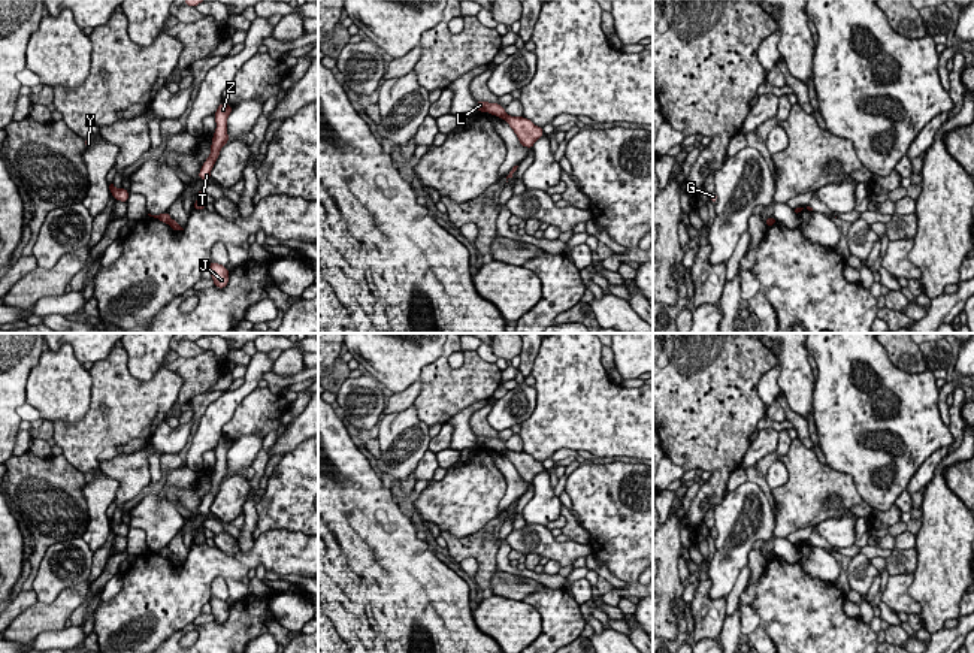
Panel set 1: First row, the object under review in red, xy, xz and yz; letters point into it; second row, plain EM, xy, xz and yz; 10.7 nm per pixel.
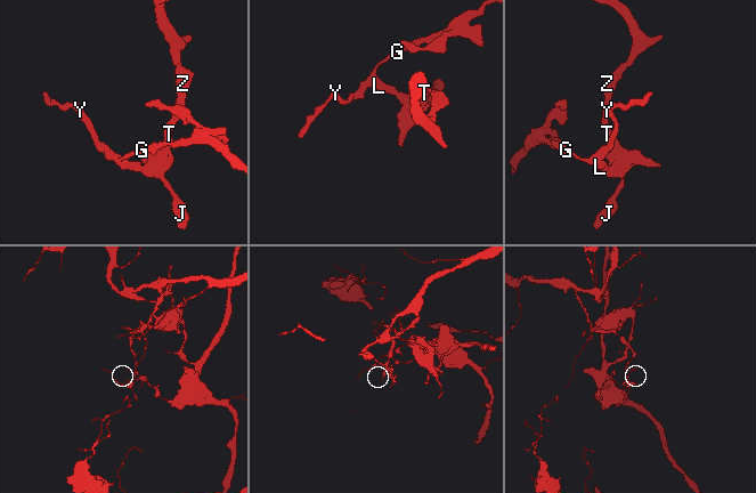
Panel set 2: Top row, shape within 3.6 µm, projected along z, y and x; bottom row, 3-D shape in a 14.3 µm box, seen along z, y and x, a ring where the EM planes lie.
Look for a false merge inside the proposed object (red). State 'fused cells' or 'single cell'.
fused cells

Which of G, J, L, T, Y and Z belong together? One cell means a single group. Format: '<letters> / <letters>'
G L Y / J T Z

